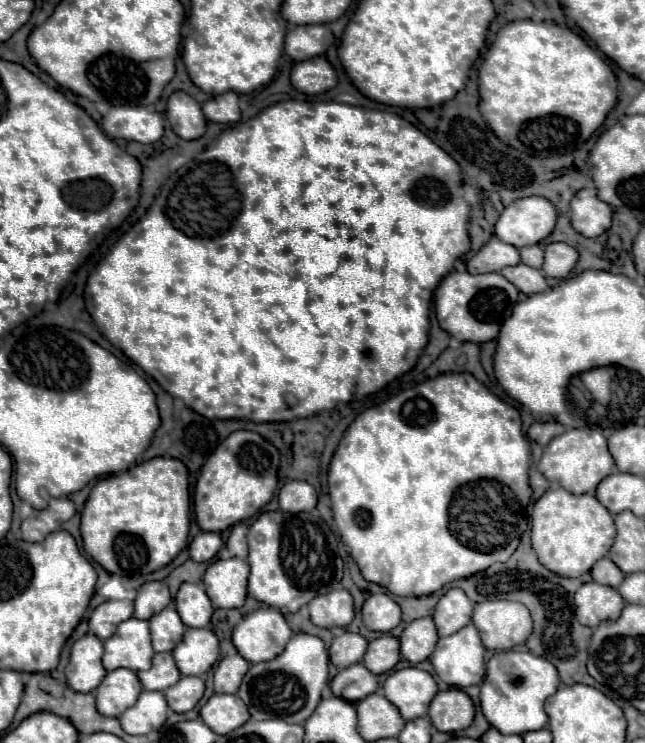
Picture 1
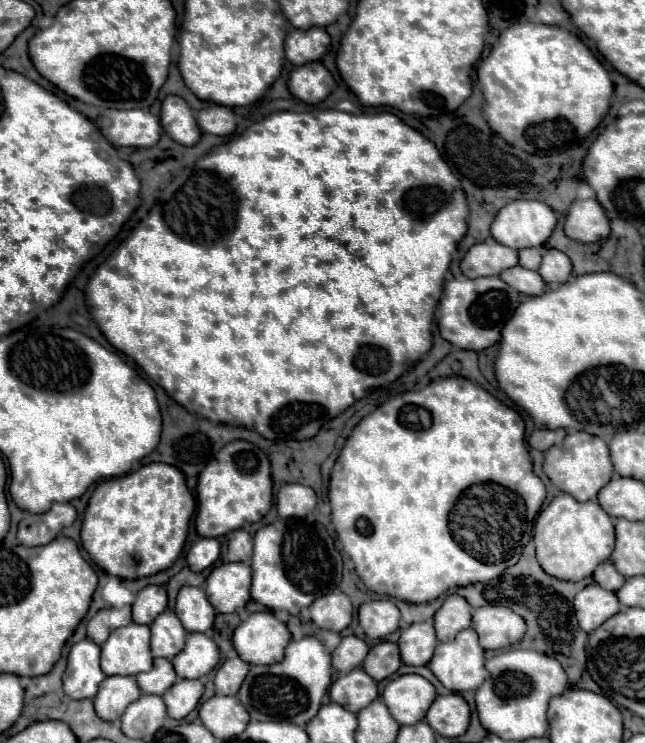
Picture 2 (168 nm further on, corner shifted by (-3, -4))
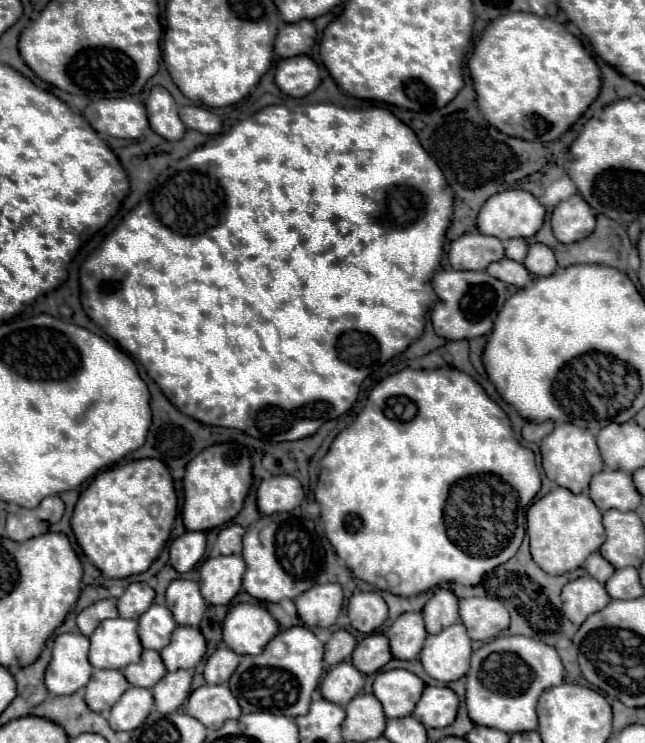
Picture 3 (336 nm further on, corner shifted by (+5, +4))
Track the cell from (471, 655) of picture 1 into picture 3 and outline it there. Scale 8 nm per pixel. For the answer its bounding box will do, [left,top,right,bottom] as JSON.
[420,624,472,682]

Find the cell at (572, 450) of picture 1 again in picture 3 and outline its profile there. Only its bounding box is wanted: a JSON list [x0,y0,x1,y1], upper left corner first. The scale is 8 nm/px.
[540,424,604,494]

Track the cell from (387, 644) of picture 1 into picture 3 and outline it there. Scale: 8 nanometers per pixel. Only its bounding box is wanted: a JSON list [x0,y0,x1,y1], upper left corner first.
[352,634,392,674]

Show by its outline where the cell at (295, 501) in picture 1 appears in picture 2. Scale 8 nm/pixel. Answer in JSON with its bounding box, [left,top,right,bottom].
[276,484,316,518]

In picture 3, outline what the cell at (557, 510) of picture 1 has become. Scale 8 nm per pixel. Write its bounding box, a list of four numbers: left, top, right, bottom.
[528,488,604,574]

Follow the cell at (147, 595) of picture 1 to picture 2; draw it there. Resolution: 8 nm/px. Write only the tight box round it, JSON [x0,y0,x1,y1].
[132,586,168,624]

